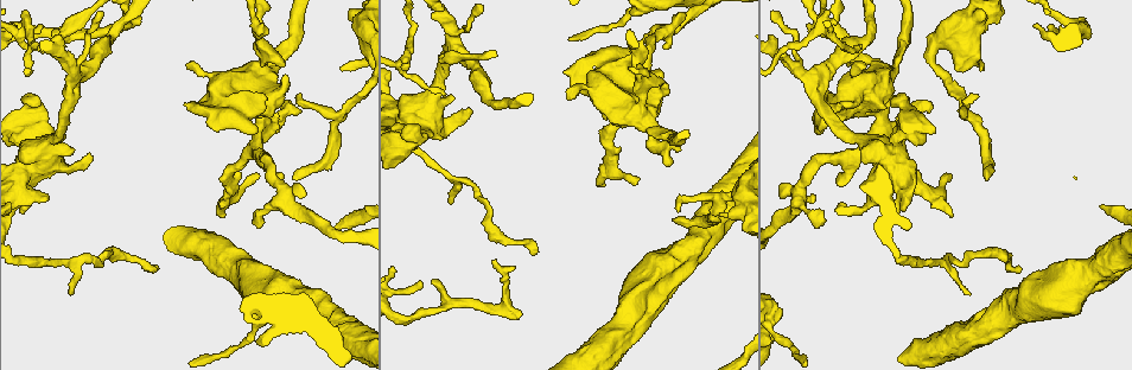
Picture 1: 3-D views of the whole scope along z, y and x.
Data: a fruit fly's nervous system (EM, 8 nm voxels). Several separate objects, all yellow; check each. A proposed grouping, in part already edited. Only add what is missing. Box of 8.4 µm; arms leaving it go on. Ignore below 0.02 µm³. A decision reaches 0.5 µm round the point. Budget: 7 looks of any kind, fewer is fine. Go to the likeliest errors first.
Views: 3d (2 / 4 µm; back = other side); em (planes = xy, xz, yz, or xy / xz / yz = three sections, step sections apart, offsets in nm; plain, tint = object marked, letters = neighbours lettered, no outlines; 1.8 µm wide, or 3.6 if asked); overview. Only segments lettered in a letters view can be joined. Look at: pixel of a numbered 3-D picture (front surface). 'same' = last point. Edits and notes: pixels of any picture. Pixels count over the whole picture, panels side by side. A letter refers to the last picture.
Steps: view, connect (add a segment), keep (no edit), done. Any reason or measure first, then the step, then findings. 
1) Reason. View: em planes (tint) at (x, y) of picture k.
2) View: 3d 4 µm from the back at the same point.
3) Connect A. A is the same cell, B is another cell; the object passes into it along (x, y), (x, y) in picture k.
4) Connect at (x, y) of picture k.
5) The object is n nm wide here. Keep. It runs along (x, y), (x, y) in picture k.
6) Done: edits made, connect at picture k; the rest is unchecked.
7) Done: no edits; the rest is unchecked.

Free end. View: em planes (letters) at (674, 221) of picture 1.

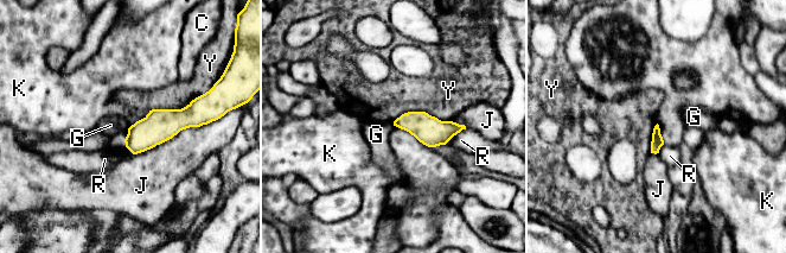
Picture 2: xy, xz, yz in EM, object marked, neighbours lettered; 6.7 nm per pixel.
Keep. C, G, J, K, R and Y are other cells; a border runs along (149, 111), (128, 128), (125, 145) in picture 2; none of them fits.

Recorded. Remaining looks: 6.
Thin end. View: em planes (letters) at (1019, 267) of picture 1.

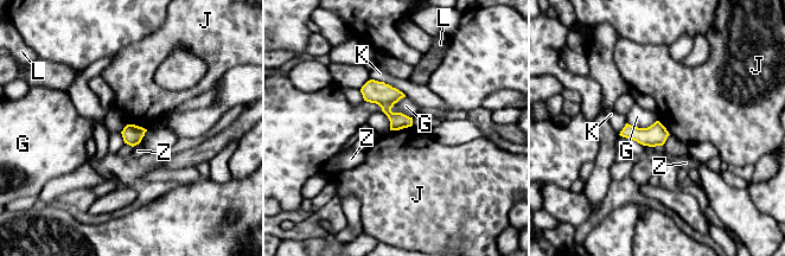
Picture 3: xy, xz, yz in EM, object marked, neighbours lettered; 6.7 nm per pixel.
The object is 110 nm wide here. Keep. G, J, K, L and Z are other cells; a border runs along (412, 125), (390, 130) in picture 3; no lettered segment goes on from it.

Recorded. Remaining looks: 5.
Tapers out. View: em planes (letters) at (976, 97) of picture 1.

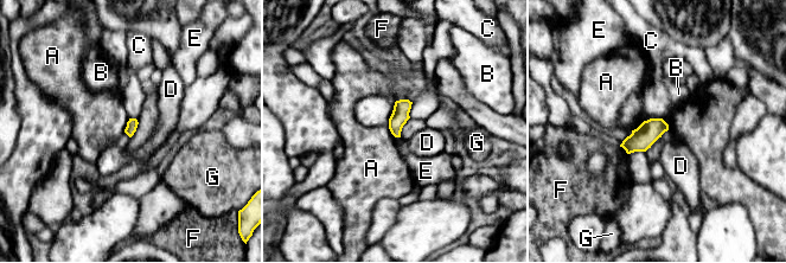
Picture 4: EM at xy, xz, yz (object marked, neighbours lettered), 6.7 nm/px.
Keep. A, B, C, D, E, F and G are other cells; a border runs along (650, 119), (631, 130) in picture 4; none of them fits.

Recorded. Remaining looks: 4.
Done: no edits; the rest is unchecked.

